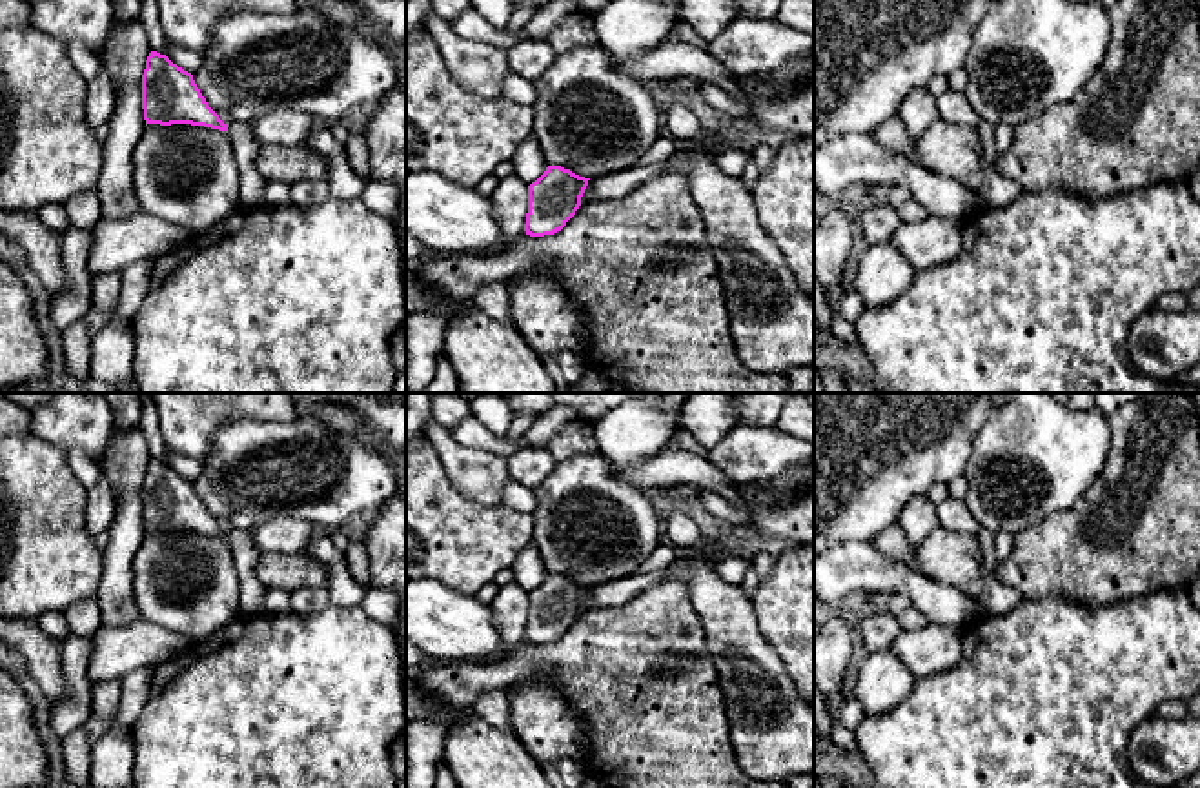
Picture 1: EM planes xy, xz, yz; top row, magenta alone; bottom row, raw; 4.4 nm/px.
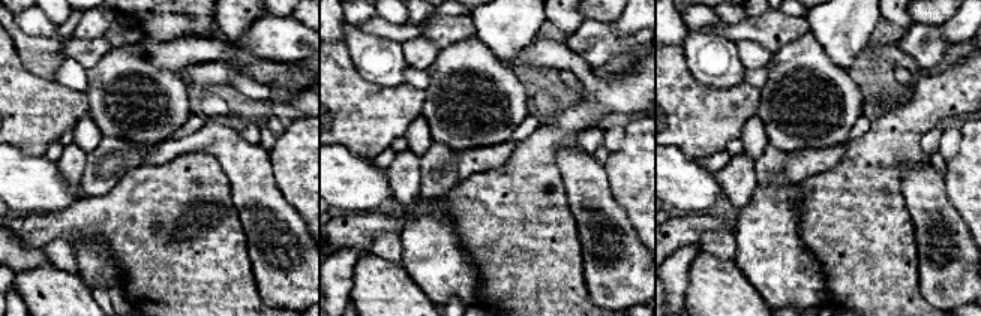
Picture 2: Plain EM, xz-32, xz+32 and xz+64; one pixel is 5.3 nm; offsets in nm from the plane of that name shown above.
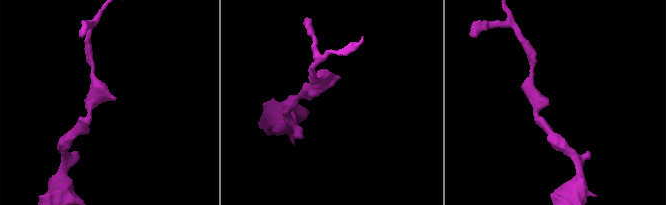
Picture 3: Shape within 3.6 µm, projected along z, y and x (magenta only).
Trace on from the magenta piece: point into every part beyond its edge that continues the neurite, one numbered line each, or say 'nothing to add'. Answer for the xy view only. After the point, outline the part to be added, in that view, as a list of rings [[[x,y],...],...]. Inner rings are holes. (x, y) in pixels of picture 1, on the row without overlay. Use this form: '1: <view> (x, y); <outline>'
1: xy (252, 590); [[[233,528],[228,531],[228,542],[235,559],[235,571],[240,584],[240,611],[257,613],[264,597],[264,584],[255,573],[257,559],[262,555],[260,550],[253,546],[251,531]]]

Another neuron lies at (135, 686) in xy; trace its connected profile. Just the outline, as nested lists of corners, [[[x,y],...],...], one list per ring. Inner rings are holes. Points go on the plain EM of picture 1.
[[[149,668],[135,670],[120,679],[122,692],[115,717],[111,721],[89,717],[84,722],[91,748],[113,726],[133,726],[149,699],[151,679],[153,670]]]

